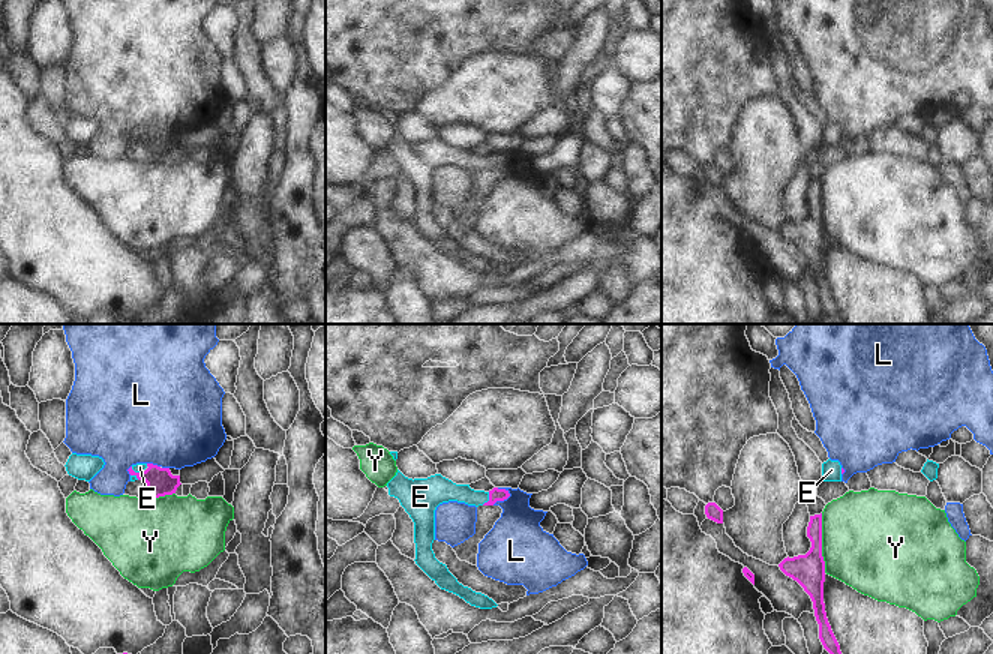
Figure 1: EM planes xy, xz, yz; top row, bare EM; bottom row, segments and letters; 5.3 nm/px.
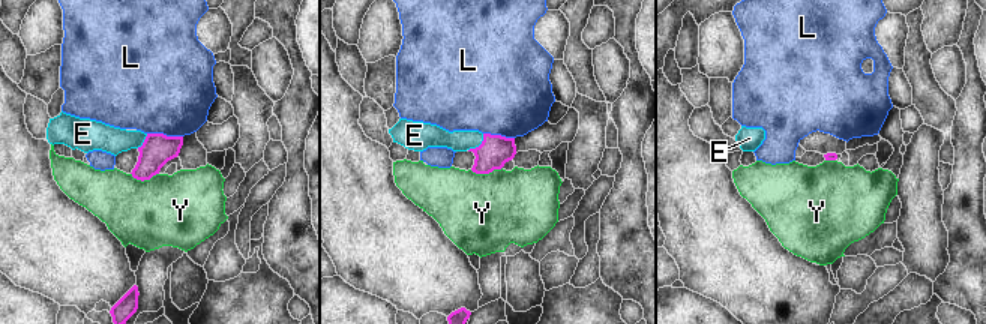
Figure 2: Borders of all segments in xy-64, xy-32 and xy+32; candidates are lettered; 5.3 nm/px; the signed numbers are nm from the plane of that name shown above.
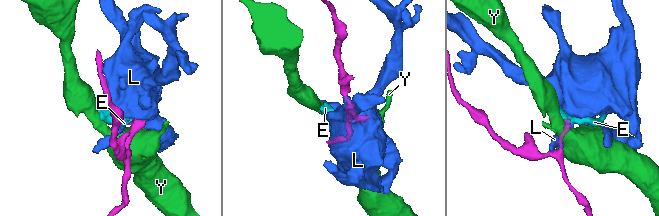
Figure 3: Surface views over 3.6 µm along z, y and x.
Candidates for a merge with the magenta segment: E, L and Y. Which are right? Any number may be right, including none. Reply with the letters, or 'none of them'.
E

